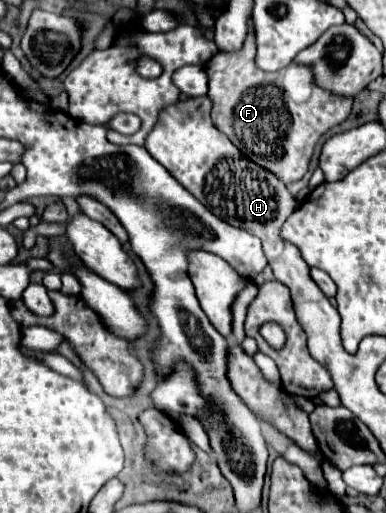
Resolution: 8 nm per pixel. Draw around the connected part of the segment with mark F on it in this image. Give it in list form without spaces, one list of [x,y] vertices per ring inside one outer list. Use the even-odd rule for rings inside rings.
[[[250,27],[250,33],[244,41],[244,47],[236,53],[216,53],[206,63],[208,73],[208,97],[212,99],[212,123],[216,129],[220,129],[238,149],[242,155],[246,155],[250,161],[258,163],[260,167],[270,169],[282,183],[290,185],[294,181],[300,181],[302,175],[308,171],[308,163],[314,151],[316,141],[334,125],[342,123],[352,109],[350,97],[338,97],[332,95],[320,87],[316,87],[312,79],[312,71],[304,65],[290,63],[286,69],[280,69],[276,73],[268,73],[256,67],[254,63],[256,55],[256,43],[254,43],[254,31]]]

